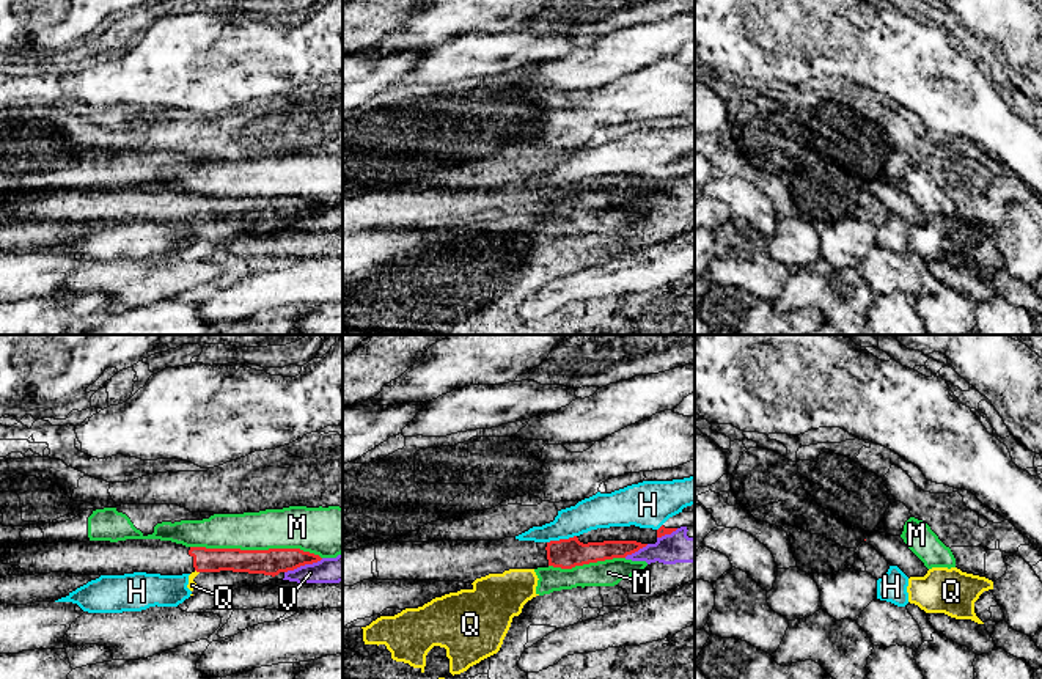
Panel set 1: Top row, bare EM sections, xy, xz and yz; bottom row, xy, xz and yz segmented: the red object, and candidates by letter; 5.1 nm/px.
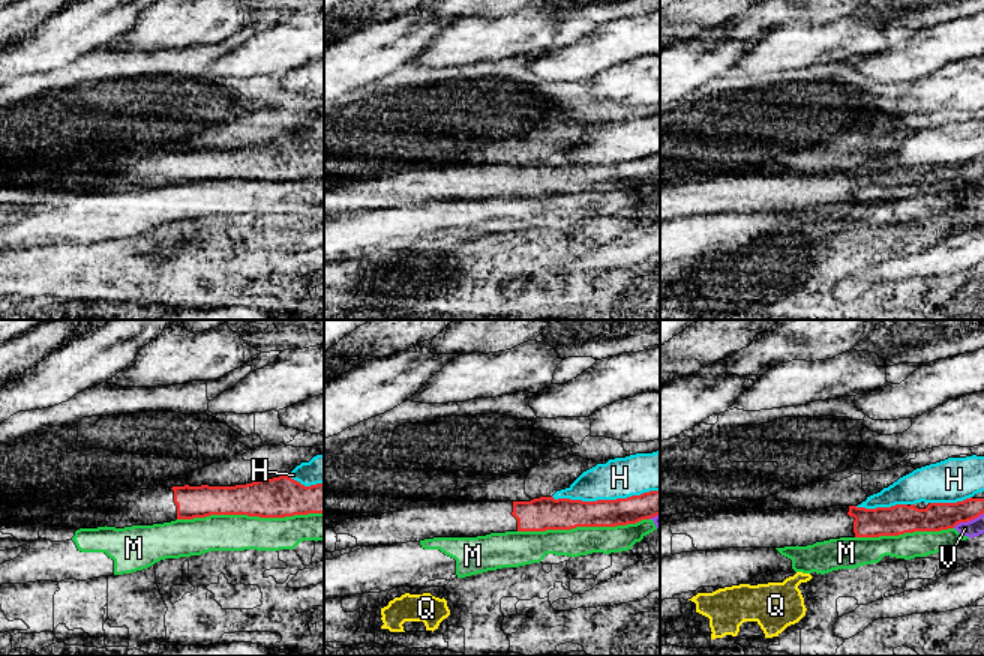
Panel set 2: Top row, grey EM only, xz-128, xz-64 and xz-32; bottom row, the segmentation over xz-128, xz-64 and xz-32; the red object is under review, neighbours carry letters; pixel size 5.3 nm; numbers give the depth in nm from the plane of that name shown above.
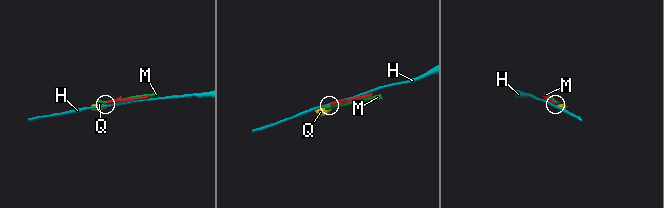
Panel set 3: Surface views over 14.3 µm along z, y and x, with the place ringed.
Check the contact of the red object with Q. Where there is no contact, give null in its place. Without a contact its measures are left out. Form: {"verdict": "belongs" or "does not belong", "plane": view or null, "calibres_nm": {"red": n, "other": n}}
{"verdict": "does not belong", "plane": "xy", "calibres_nm": {"red": 130, "other": 50}}

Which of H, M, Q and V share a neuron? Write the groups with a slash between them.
H / M / Q V

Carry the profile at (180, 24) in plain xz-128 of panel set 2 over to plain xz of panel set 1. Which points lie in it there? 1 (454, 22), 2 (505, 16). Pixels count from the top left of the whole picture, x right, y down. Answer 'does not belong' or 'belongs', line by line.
1: does not belong
2: does not belong

